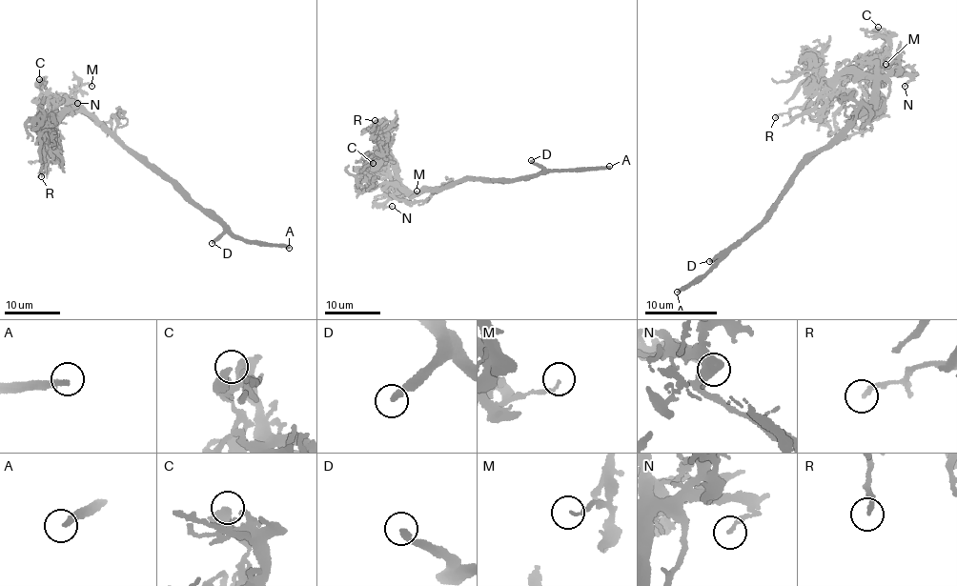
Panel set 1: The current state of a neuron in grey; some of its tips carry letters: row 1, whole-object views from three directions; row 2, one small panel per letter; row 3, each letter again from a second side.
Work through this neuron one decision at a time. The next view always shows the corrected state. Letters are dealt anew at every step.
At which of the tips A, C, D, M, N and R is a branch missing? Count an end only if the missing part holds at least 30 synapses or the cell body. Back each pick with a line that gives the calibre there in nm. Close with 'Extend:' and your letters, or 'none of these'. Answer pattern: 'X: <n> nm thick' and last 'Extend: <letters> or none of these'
A: 240 nm thick
D: 240 nm thick
Extend: A, D

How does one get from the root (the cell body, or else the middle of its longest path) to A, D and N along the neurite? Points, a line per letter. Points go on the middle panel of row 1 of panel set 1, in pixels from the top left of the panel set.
A: (459, 182), (485, 179), (504, 182), (532, 178), (551, 171), (584, 171), (609, 166)
D: (459, 182), (529, 179), (542, 171), (531, 160)
N: (459, 182), (423, 189), (417, 193), (401, 187), (384, 205), (392, 206)

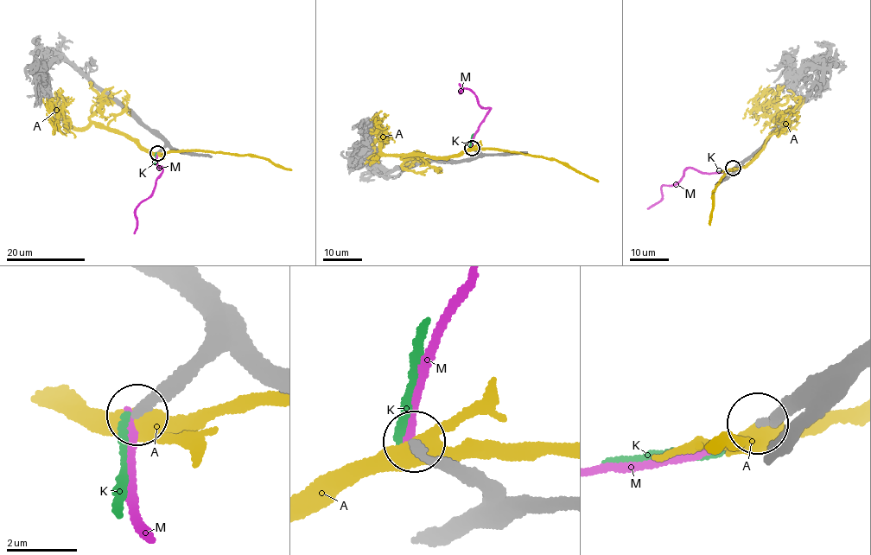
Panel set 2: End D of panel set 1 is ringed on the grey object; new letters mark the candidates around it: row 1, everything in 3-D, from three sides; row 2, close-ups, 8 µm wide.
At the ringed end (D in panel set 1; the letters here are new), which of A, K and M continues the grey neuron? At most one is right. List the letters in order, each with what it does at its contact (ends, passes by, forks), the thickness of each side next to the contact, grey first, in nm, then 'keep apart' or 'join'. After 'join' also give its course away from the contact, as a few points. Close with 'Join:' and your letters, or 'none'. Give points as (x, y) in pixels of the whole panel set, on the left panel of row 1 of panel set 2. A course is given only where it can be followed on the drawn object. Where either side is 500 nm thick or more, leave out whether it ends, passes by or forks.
A: it forks | 360/440 nm | keep apart
K: it ends | 280/200 nm | keep apart
M: it ends | 280/200 nm | keep apart
Join: none

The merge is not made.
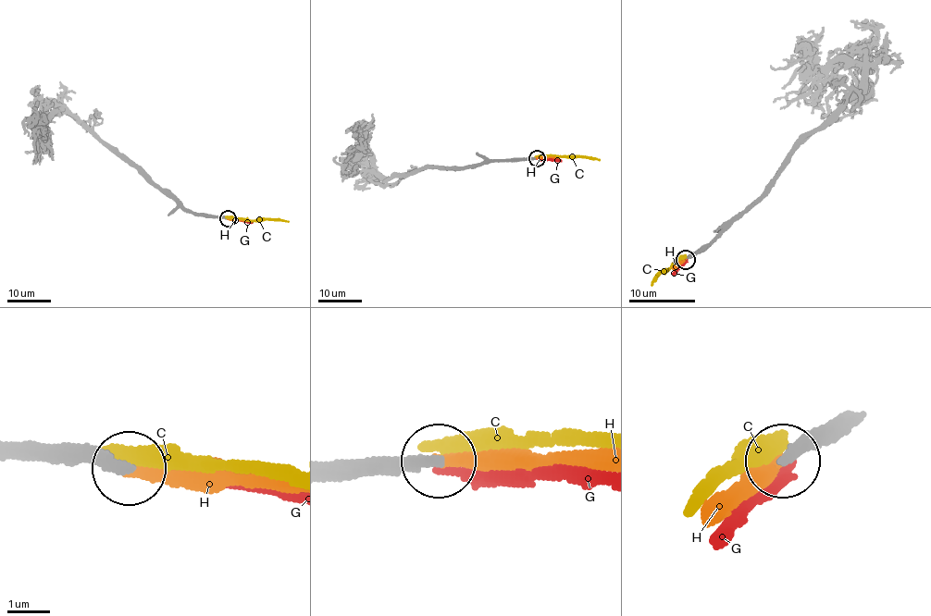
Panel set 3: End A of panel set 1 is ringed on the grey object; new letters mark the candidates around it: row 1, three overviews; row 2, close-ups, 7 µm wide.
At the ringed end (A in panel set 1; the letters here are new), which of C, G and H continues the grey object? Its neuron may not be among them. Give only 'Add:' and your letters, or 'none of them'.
Add: H

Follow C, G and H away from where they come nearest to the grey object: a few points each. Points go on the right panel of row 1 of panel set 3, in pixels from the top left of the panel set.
C: (685, 257), (666, 273), (661, 273), (651, 285)
G: (686, 260), (673, 274)
H: (684, 259), (676, 269), (673, 267)

